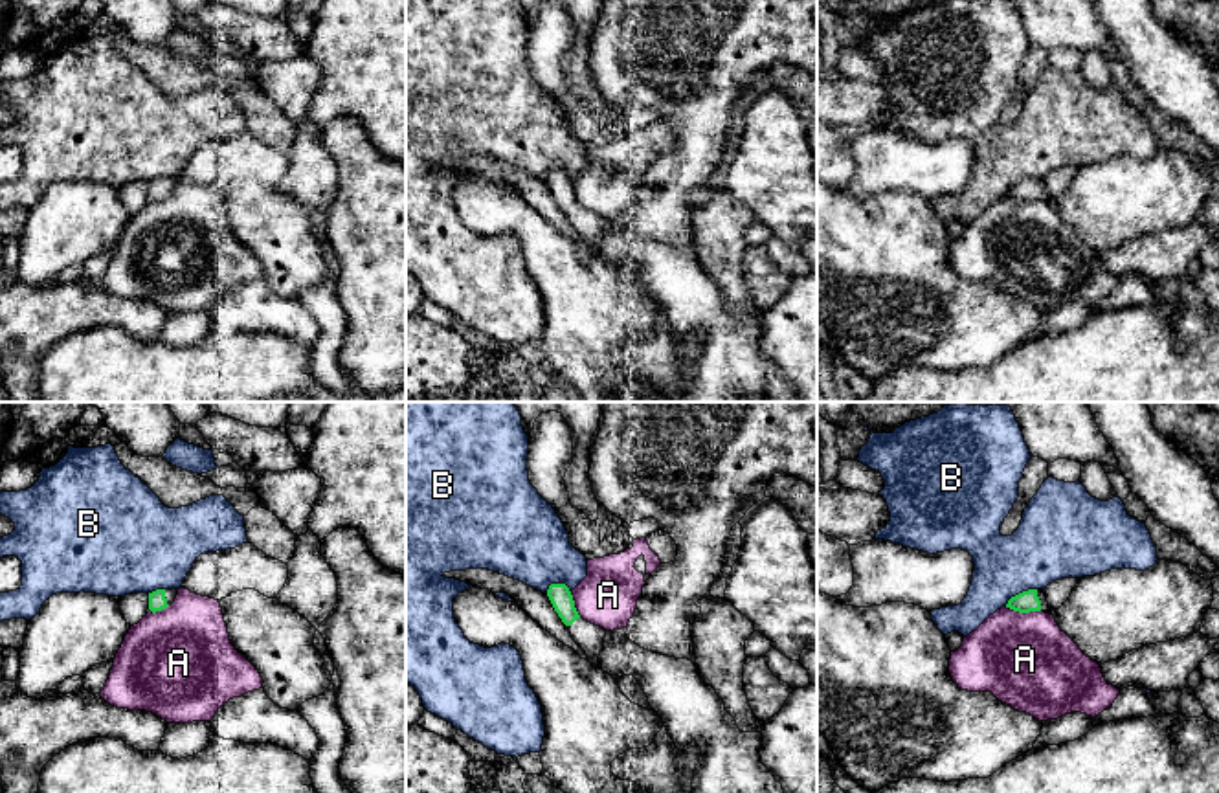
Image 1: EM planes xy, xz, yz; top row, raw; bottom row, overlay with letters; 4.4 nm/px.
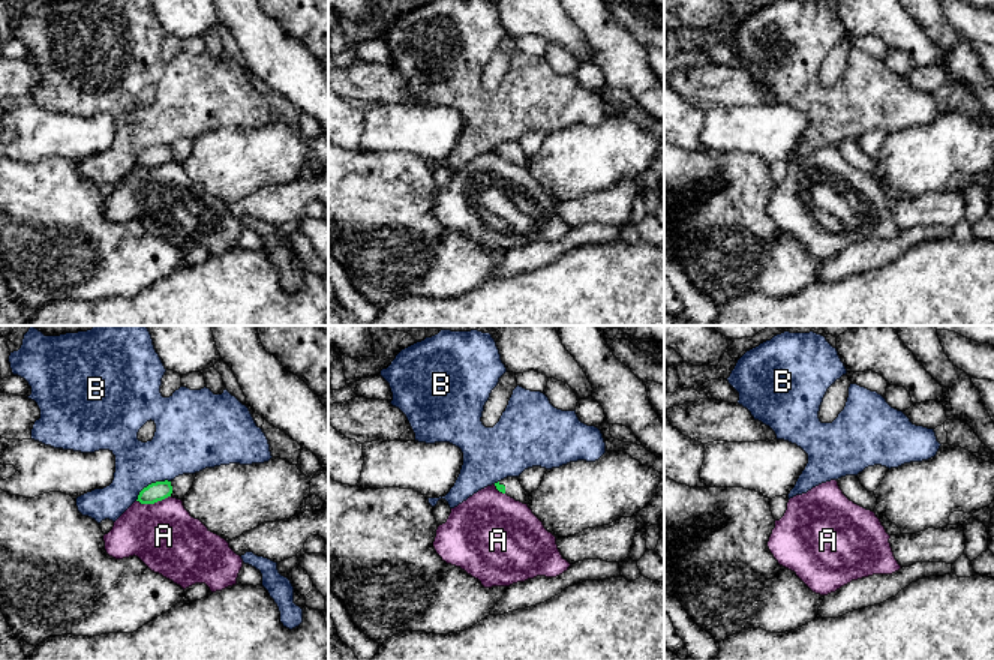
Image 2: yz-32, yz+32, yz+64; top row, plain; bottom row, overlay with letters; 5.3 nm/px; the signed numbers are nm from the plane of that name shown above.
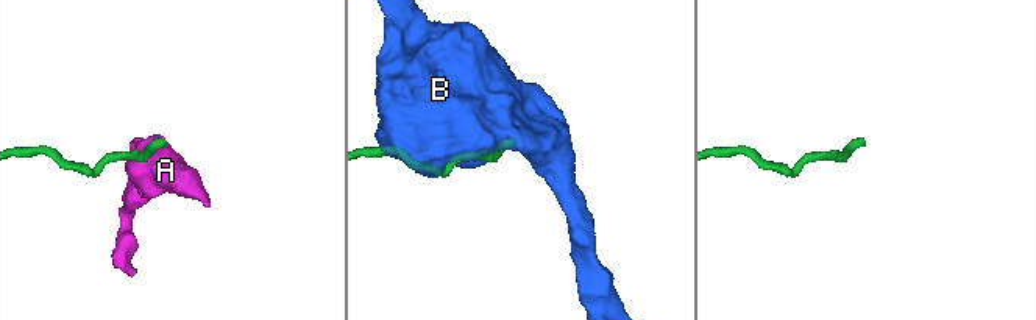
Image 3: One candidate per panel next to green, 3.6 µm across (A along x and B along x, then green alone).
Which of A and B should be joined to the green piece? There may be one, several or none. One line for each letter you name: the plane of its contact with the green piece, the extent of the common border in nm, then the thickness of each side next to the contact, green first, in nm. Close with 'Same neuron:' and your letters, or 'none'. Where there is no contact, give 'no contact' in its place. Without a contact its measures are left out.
Same neuron: none

